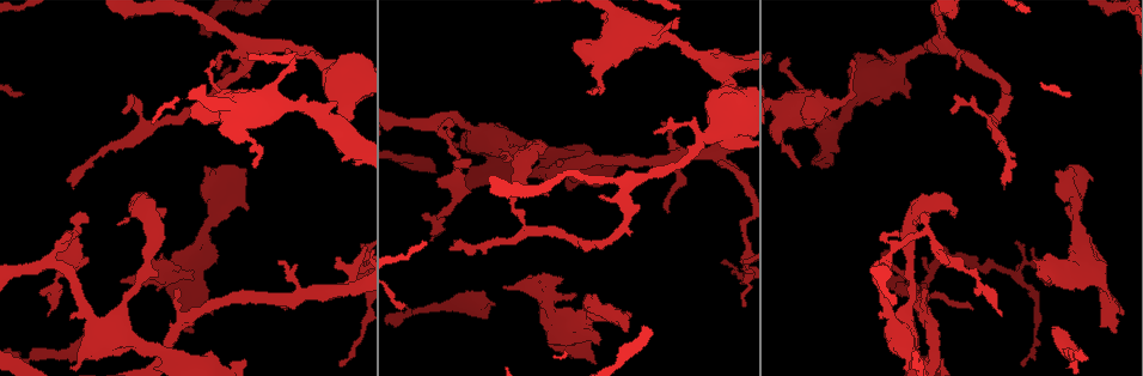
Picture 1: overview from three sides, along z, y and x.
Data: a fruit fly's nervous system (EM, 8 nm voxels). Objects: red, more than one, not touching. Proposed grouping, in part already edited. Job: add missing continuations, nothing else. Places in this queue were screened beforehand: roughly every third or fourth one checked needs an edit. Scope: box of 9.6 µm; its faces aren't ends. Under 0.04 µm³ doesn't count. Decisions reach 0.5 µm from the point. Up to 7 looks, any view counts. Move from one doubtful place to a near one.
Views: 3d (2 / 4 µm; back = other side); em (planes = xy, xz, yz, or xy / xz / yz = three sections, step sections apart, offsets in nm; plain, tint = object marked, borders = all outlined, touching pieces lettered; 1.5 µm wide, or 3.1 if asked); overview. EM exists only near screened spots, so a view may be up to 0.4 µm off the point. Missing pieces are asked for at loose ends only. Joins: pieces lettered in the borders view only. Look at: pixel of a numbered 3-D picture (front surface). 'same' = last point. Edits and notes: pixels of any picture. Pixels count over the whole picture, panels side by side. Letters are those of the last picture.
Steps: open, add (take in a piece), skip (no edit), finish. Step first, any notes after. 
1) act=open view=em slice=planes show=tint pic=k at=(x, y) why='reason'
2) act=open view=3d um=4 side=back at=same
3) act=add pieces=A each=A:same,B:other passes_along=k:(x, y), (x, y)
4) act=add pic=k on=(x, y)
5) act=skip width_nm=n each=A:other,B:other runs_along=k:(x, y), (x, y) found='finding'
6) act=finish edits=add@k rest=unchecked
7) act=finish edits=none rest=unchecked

act=open view=em slice=planes show=borders pic=1 at=(216, 253) why='free end'

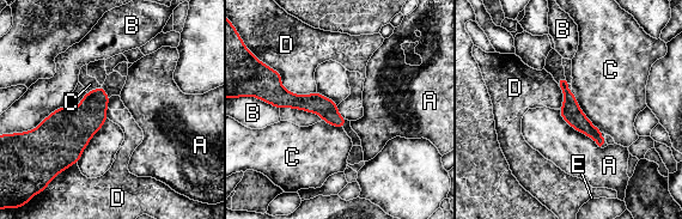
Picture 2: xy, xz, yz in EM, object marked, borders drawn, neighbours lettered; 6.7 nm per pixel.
act=skip longest_contact=D:380nm each=A:other,B:other,C:other,D:other,E:other border=2:(268, 66), (285, 89), (316, 92) found='no lettered piece goes on from it'

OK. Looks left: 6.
act=open view=em slice=planes show=tint pic=1 at=(625, 330) why='branch stops here'

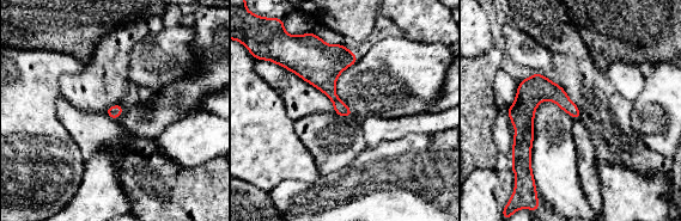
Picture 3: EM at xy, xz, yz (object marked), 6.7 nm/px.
act=open view=em slice=planes show=borders at=same

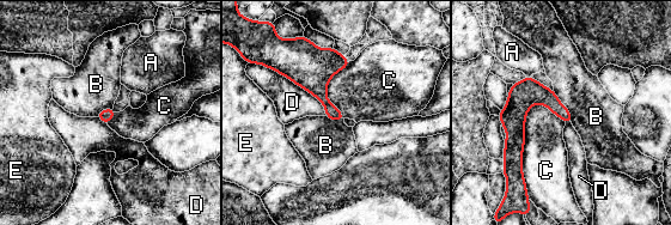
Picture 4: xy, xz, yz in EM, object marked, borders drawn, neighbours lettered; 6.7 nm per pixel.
act=skip each=A:other,B:other,C:other,D:other,E:other found='none of them fits'

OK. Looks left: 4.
act=open view=3d um=4 pic=1 at=(486, 316) why='branch stops here'

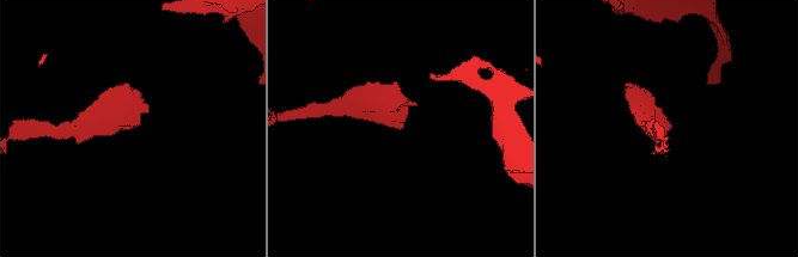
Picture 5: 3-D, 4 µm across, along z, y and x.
act=open view=em slice=xz step=4 show=borders pic=5 at=(403, 126)

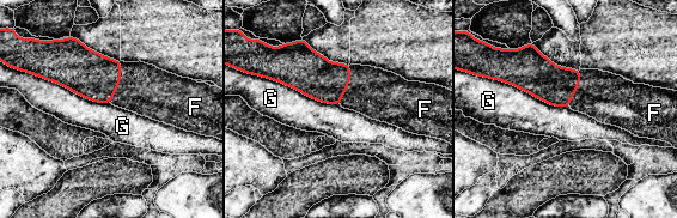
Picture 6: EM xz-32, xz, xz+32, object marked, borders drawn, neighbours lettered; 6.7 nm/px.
act=open view=em slice=planes show=borders at=same

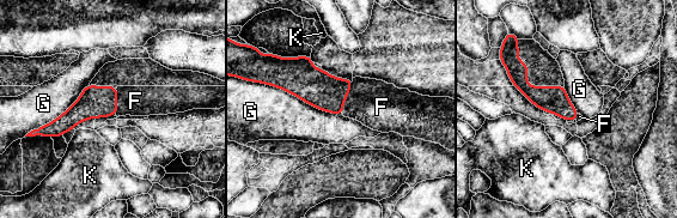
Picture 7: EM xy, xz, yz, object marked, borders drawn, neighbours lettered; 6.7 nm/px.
act=add pic=7 on=(382, 107) longest_contact=G:600nm each=F:same,G:other,K:other passes_along=7:(318, 89), (347, 97), (382, 107) found='the neuron continues'

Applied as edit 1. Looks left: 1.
act=finish edits=add@7 rest=unchecked

